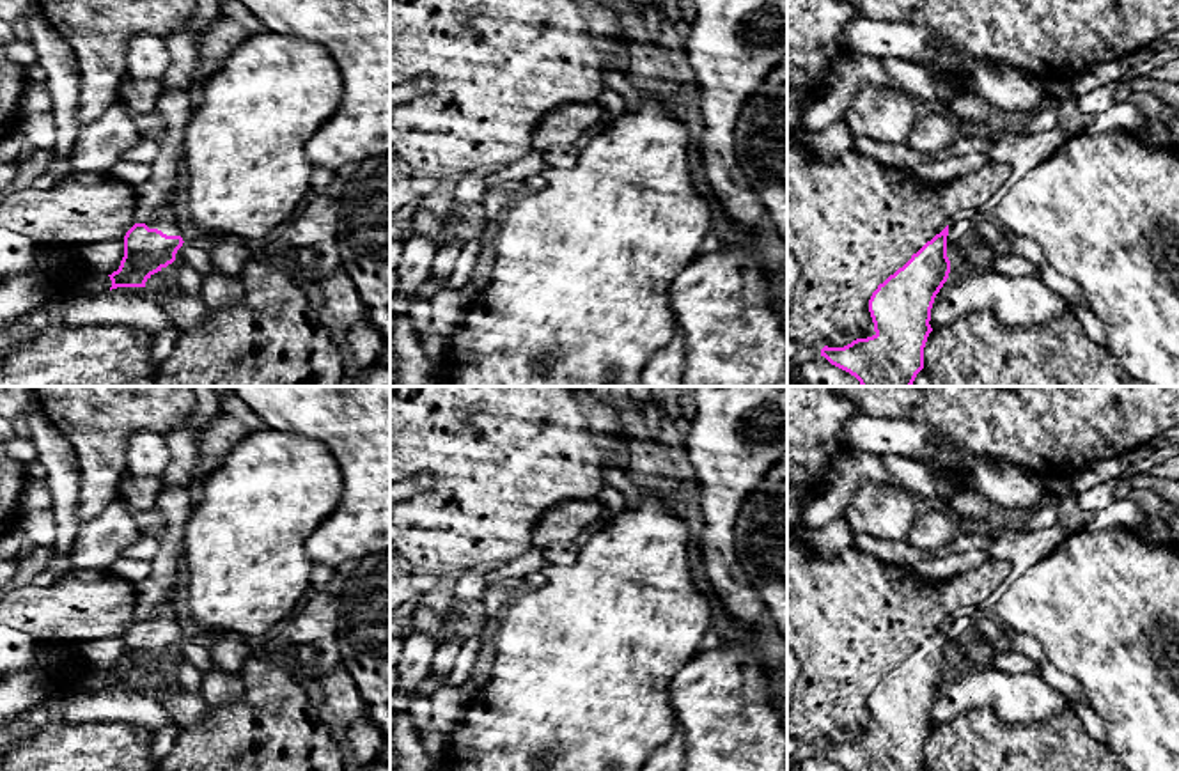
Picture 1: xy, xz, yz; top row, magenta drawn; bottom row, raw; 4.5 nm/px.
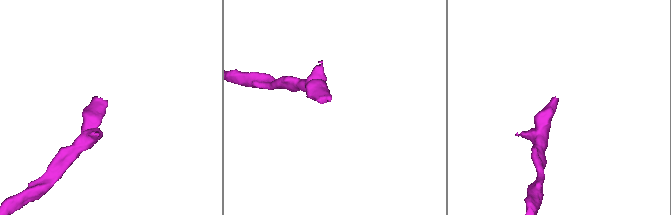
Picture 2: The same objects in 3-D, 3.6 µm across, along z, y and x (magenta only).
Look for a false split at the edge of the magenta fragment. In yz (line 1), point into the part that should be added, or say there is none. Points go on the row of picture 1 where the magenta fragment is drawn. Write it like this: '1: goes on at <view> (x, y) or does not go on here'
1: does not go on here

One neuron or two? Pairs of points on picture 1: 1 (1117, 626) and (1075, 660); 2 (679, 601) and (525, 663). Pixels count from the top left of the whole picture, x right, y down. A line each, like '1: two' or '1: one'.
1: one
2: one

